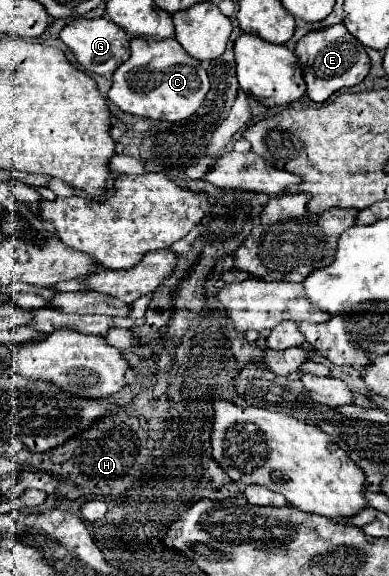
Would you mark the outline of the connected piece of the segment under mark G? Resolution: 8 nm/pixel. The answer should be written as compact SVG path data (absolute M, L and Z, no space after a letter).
M100 17L100 19L74 19L60 31L60 39L72 49L76 61L84 67L84 71L96 75L112 75L118 65L122 65L130 57L130 37L118 27L114 21Z

